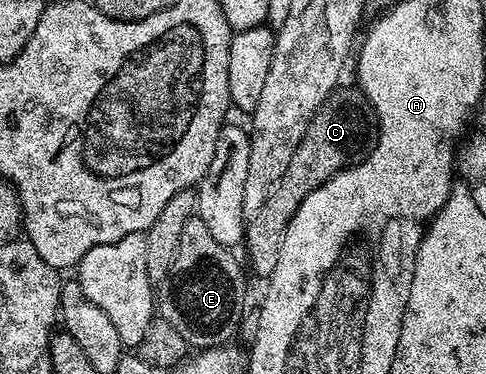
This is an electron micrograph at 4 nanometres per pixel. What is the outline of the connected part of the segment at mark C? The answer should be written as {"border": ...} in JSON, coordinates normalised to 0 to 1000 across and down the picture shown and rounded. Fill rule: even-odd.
{"border":[[[691,235],[673,259],[652,310],[644,310],[619,385],[611,385],[611,406],[603,406],[603,417],[591,425],[586,471],[570,481],[545,545],[529,556],[529,578],[506,586],[508,690],[516,698],[519,727],[535,749],[556,743],[562,717],[570,717],[570,684],[578,684],[578,642],[586,631],[586,610],[595,588],[603,588],[611,556],[619,556],[619,535],[677,484],[695,455],[712,455],[749,409],[747,377],[755,369],[755,316],[747,307],[751,273],[728,238],[706,238]]]}

